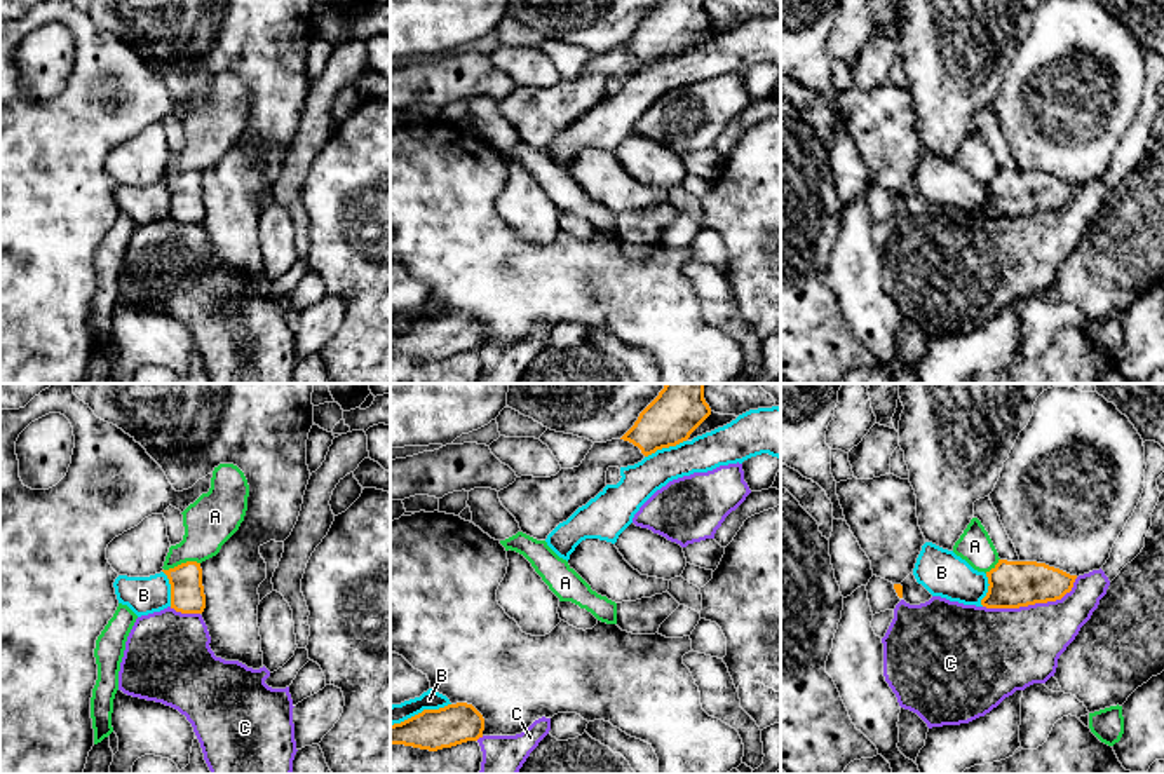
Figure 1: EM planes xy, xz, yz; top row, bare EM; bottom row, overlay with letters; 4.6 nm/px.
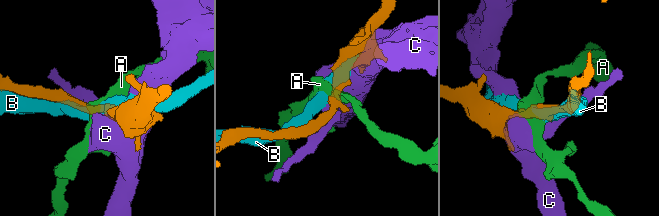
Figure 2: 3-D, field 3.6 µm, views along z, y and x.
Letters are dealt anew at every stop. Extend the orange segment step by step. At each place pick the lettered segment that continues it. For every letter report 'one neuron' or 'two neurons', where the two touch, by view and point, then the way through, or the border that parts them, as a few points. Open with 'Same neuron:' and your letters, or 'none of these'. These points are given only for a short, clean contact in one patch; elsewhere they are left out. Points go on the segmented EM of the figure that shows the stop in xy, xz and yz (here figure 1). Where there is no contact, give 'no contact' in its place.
Same neuron: none of these
A: two neurons | xy (182, 563) | along xy (199, 562), (182, 562), (164, 570)
B: two neurons | xz (422, 712)
C: two neurons | yz (1032, 604)

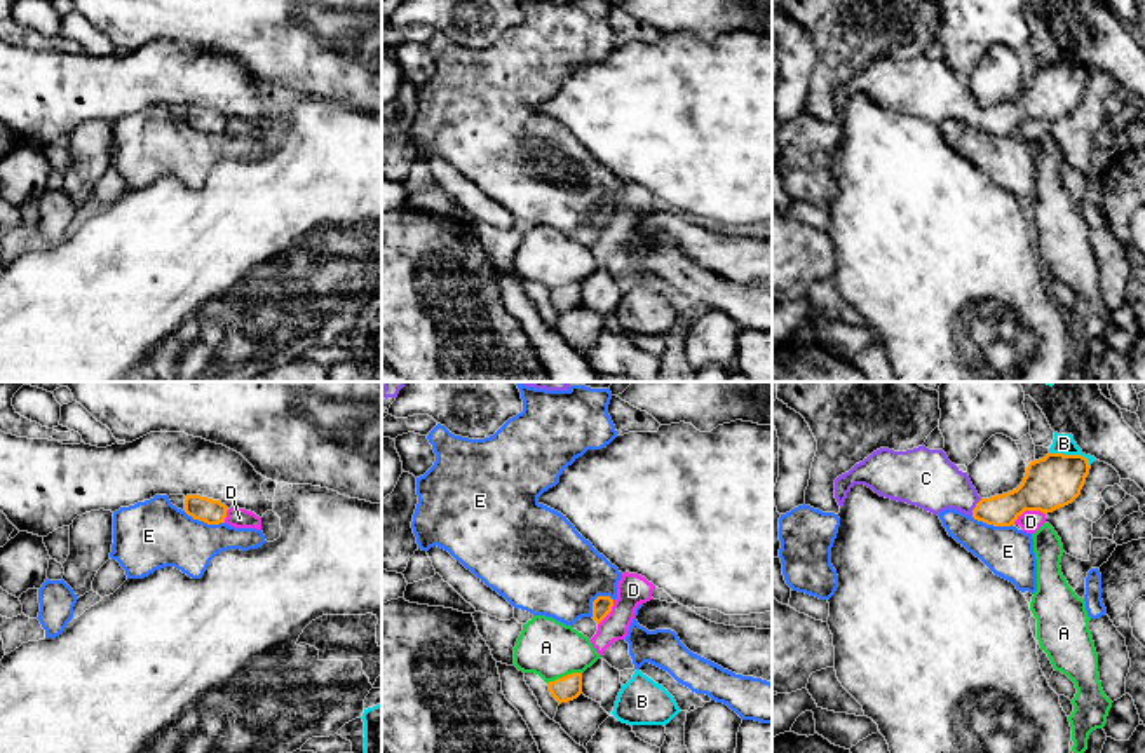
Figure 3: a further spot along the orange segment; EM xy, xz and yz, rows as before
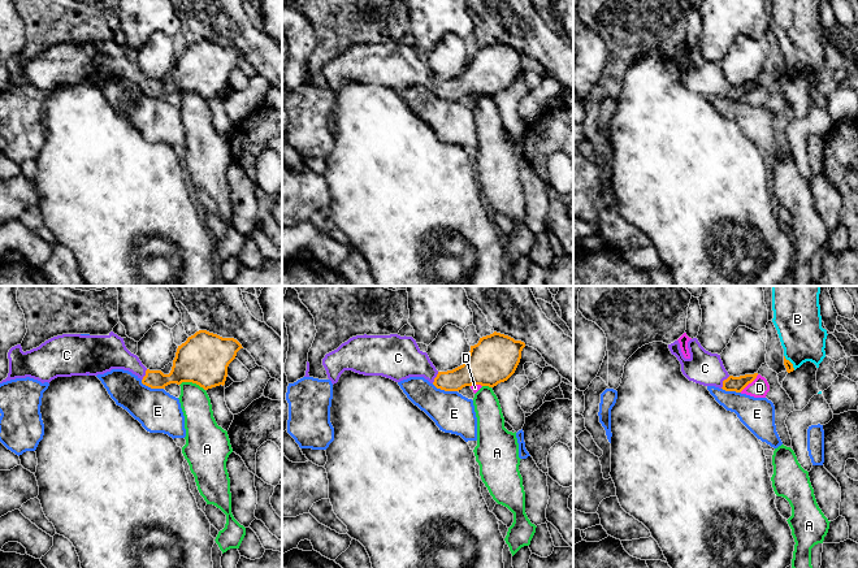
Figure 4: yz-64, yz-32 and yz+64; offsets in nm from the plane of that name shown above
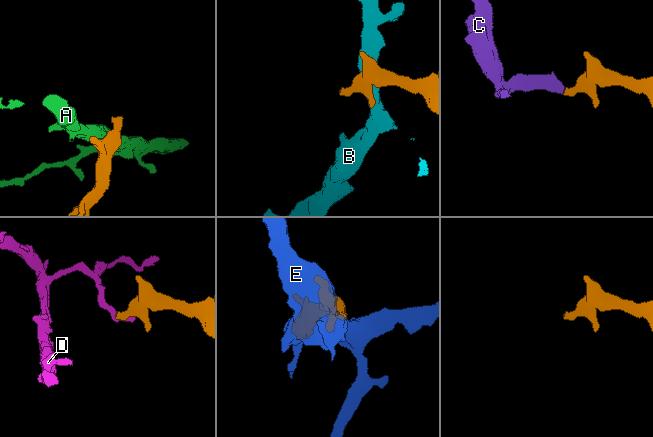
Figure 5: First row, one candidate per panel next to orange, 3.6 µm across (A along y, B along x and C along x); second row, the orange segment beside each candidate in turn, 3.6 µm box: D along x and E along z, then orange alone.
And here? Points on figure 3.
Same neuron: C
A: two neurons | xz (563, 677)
B: two neurons | yz (1072, 455) | along yz (1050, 450), (1083, 455), (1090, 466)
C: one neuron | yz (975, 508) | across yz (1002, 509), (975, 508), (952, 488), (929, 480)
D: two neurons | yz (1029, 509) | along yz (1044, 513), (1025, 511), (1013, 523)
E: two neurons | xy (204, 522) | along xy (183, 511), (208, 523), (223, 523)

